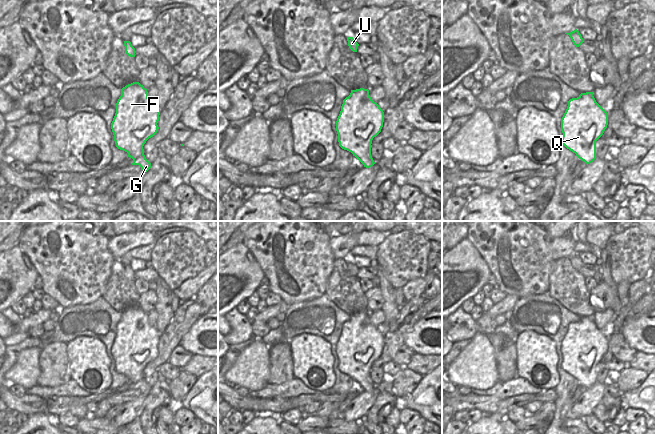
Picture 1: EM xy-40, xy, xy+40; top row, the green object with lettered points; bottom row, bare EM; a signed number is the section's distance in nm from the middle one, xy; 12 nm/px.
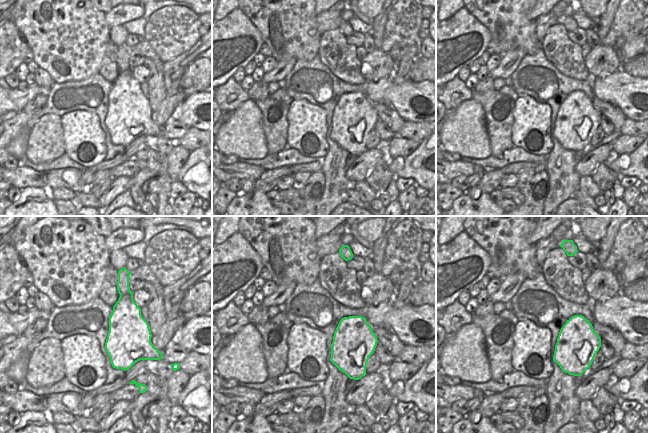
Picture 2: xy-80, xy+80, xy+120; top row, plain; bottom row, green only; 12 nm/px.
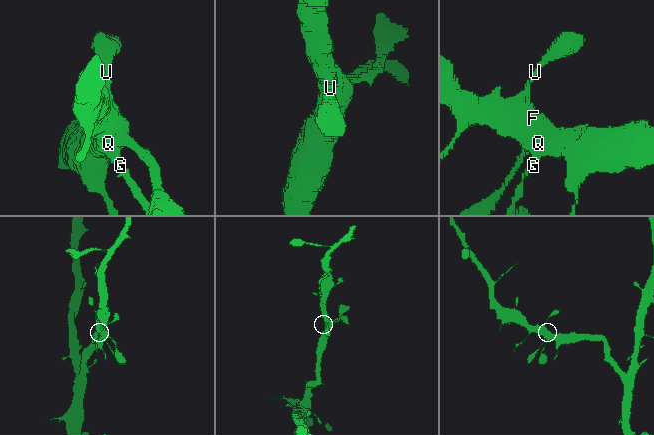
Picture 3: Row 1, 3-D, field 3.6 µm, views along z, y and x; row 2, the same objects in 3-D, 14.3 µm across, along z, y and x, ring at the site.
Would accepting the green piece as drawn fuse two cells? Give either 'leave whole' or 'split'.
leave whole

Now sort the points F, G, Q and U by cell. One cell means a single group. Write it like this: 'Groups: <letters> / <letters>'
Groups: F G Q U.

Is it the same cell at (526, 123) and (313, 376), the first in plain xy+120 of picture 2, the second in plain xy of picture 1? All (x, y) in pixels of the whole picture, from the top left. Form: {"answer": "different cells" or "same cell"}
{"answer": "same cell"}

